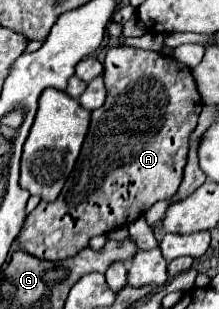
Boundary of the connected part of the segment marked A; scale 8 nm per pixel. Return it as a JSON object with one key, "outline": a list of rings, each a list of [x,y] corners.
{"outline":[[[111,47],[105,55],[103,65],[107,99],[103,107],[91,113],[91,125],[83,149],[71,171],[73,195],[65,197],[61,193],[59,199],[53,203],[41,201],[35,211],[27,215],[23,231],[17,239],[17,245],[23,251],[39,259],[57,261],[77,255],[89,245],[91,237],[105,235],[121,225],[129,225],[135,219],[143,217],[153,203],[173,197],[183,179],[183,167],[189,151],[189,135],[195,129],[197,117],[203,107],[191,69],[173,57],[143,51],[137,47]]]}

